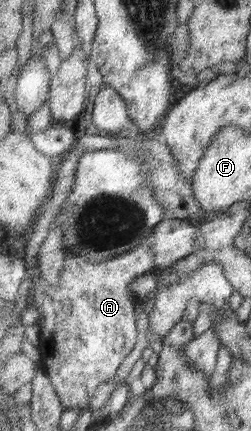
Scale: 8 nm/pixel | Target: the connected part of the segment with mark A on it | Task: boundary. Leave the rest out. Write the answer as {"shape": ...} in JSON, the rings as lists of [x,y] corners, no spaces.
{"shape":[[[145,240],[135,244],[129,252],[101,264],[87,260],[84,256],[80,256],[79,252],[67,251],[64,271],[58,286],[52,286],[40,272],[35,273],[35,285],[29,302],[37,306],[37,310],[42,314],[42,318],[38,321],[41,326],[40,344],[37,347],[41,356],[40,365],[51,378],[55,392],[66,410],[87,409],[101,386],[115,377],[121,362],[133,352],[139,330],[135,320],[137,298],[130,291],[130,284],[136,278],[153,273],[155,270],[158,270],[156,255],[152,252],[151,242]]]}

